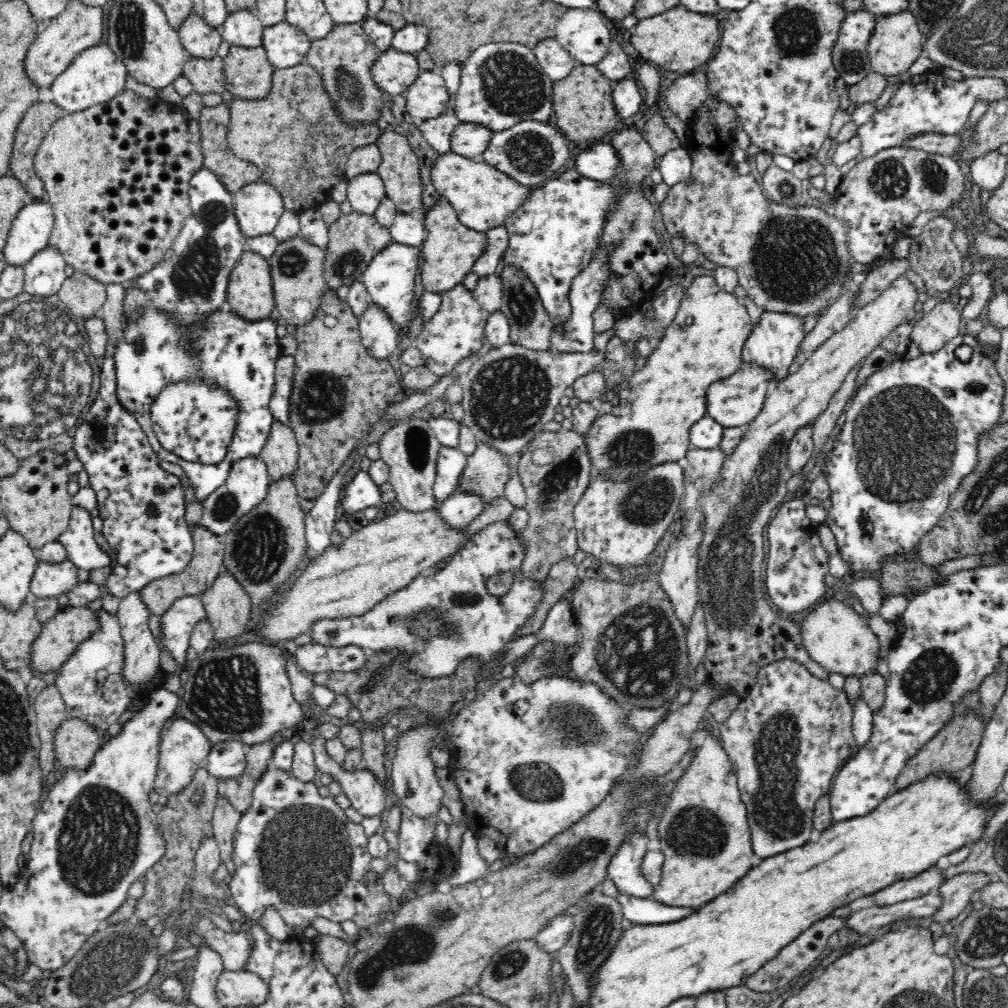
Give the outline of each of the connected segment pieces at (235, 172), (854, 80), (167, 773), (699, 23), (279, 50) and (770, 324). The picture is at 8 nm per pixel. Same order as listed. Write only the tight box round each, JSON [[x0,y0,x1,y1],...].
[[200,103,263,193],[831,10,876,86],[153,718,210,796],[631,8,721,74],[261,20,311,68],[742,309,806,382]]

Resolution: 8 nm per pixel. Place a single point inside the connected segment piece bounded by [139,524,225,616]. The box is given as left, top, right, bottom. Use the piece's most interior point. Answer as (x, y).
(208, 552)

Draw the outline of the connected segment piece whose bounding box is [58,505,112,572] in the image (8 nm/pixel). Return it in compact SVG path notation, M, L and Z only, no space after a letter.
M73 505L68 528L58 537L58 541L66 549L67 560L77 568L89 572L94 568L108 566L112 562L111 556L102 552L94 539L92 519L90 511Z

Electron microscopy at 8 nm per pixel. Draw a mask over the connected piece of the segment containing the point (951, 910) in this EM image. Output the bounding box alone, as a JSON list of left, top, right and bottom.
[929,872,994,924]

